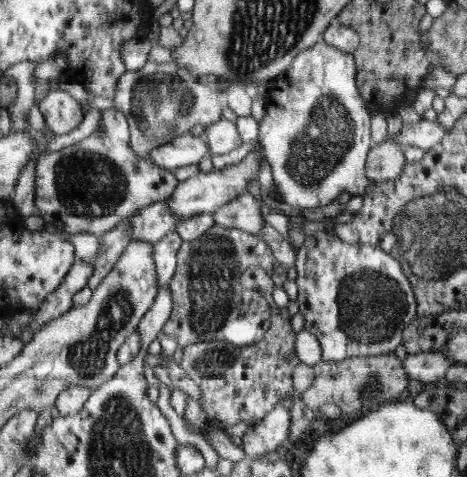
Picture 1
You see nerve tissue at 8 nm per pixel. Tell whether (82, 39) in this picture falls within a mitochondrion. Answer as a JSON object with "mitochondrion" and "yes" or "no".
{"mitochondrion":"no"}

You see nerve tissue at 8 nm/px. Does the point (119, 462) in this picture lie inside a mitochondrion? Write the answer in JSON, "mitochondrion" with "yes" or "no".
{"mitochondrion":"yes"}

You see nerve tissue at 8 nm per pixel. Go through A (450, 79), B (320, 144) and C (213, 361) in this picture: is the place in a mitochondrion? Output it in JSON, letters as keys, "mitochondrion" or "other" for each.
{"A":"other","B":"mitochondrion","C":"mitochondrion"}

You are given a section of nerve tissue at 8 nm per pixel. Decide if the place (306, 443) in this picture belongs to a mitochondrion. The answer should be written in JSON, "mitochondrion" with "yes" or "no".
{"mitochondrion":"no"}

